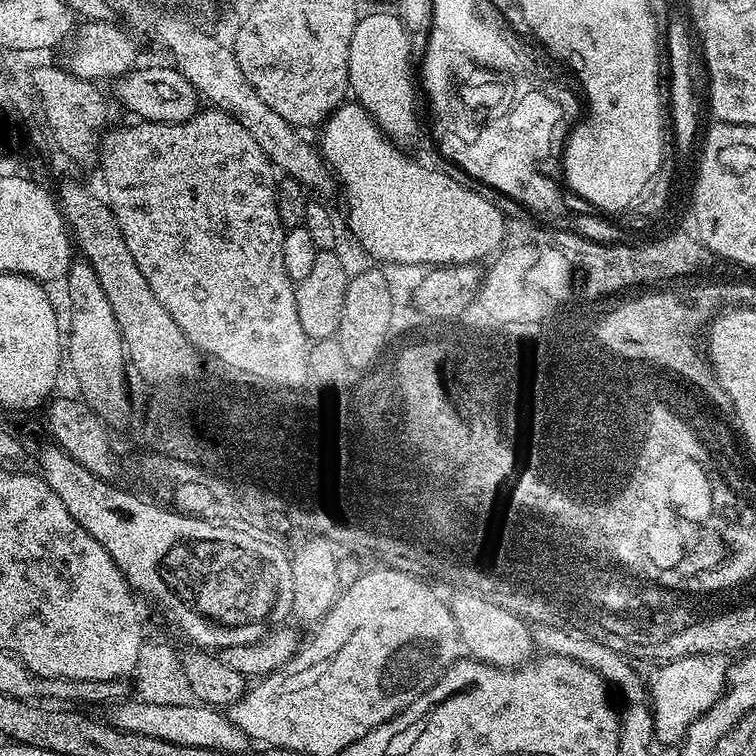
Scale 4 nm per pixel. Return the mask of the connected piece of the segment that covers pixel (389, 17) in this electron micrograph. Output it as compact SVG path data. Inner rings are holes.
M395 11L361 15L357 19L350 38L348 87L351 95L372 115L393 144L408 146L415 138L418 84L414 79L414 59L407 32Z

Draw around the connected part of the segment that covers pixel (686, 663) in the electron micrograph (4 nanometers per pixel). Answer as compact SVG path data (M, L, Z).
M723 655L687 656L686 658L669 659L661 663L647 677L647 695L650 697L650 707L654 718L656 740L661 745L679 745L688 727L723 694L726 687L726 677L730 667L729 661Z

